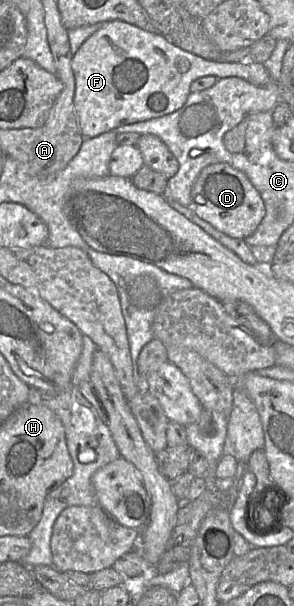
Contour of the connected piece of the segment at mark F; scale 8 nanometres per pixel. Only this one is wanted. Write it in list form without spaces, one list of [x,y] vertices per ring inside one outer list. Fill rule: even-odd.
[[[114,20],[92,34],[72,55],[75,78],[73,107],[84,138],[93,138],[123,125],[159,118],[180,109],[193,81],[205,77],[238,77],[256,86],[272,82],[261,63],[210,61],[187,52],[161,34]]]

